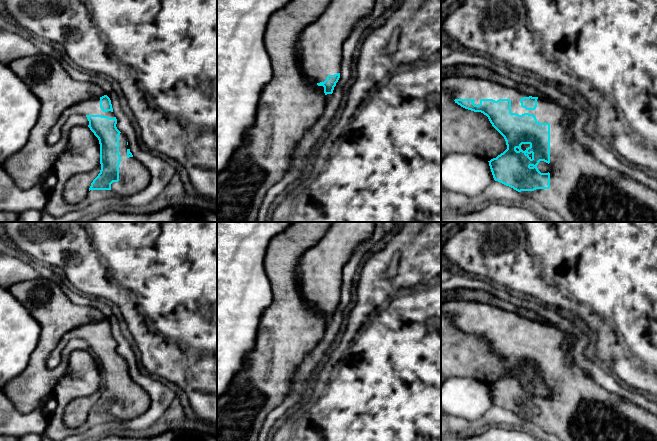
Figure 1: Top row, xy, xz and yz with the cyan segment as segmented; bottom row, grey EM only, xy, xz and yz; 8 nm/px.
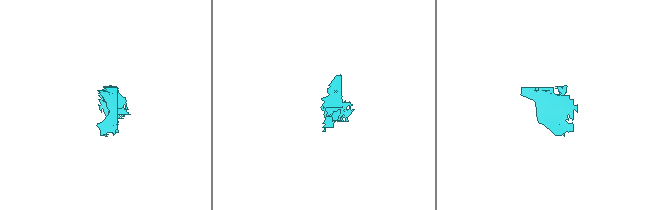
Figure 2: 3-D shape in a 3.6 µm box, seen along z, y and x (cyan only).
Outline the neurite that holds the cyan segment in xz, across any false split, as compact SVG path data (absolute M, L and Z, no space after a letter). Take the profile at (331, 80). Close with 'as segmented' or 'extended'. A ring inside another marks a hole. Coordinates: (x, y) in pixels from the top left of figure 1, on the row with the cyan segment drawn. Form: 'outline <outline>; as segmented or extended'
outline M331 0L324 13L304 28L295 45L296 55L309 83L317 84L328 99L340 78L342 45L359 20L368 16L375 0Z; extended

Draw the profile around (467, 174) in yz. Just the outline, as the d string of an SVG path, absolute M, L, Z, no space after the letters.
M449 154L441 160L441 187L474 197L494 180L489 162L470 154Z

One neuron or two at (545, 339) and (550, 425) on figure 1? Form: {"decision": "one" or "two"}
{"decision": "one"}

